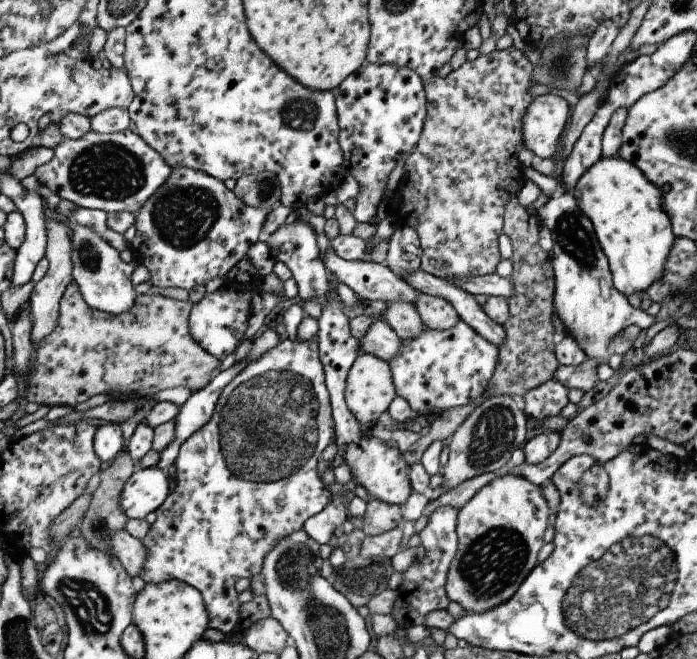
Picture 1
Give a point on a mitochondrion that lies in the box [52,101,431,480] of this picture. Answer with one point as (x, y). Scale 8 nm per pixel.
(109, 171)

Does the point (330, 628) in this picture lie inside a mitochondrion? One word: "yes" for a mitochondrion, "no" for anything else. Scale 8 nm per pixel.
yes

